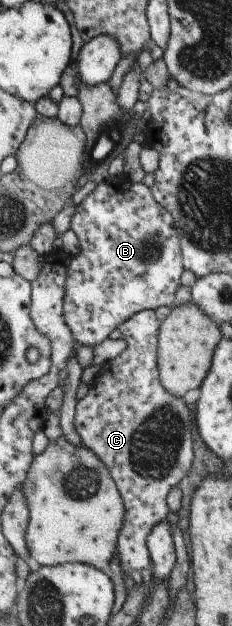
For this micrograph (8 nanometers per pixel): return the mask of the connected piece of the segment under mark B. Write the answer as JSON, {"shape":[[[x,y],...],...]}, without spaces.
{"shape":[[[126,177],[105,180],[77,205],[75,214],[69,219],[71,230],[81,246],[80,254],[73,258],[68,270],[68,283],[64,315],[80,345],[93,347],[111,336],[111,332],[129,320],[134,314],[159,306],[172,307],[175,288],[183,272],[180,248],[180,230],[174,226],[170,212],[151,198],[147,184],[132,182]]]}

